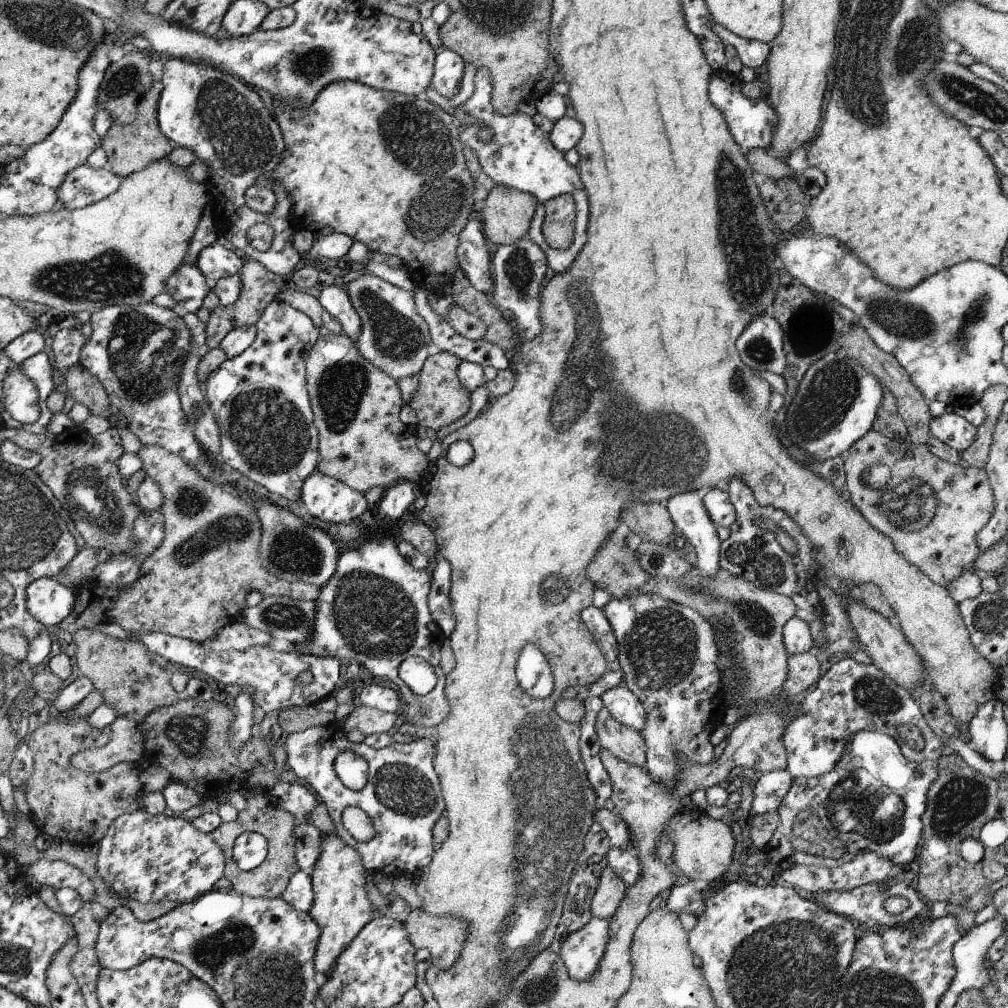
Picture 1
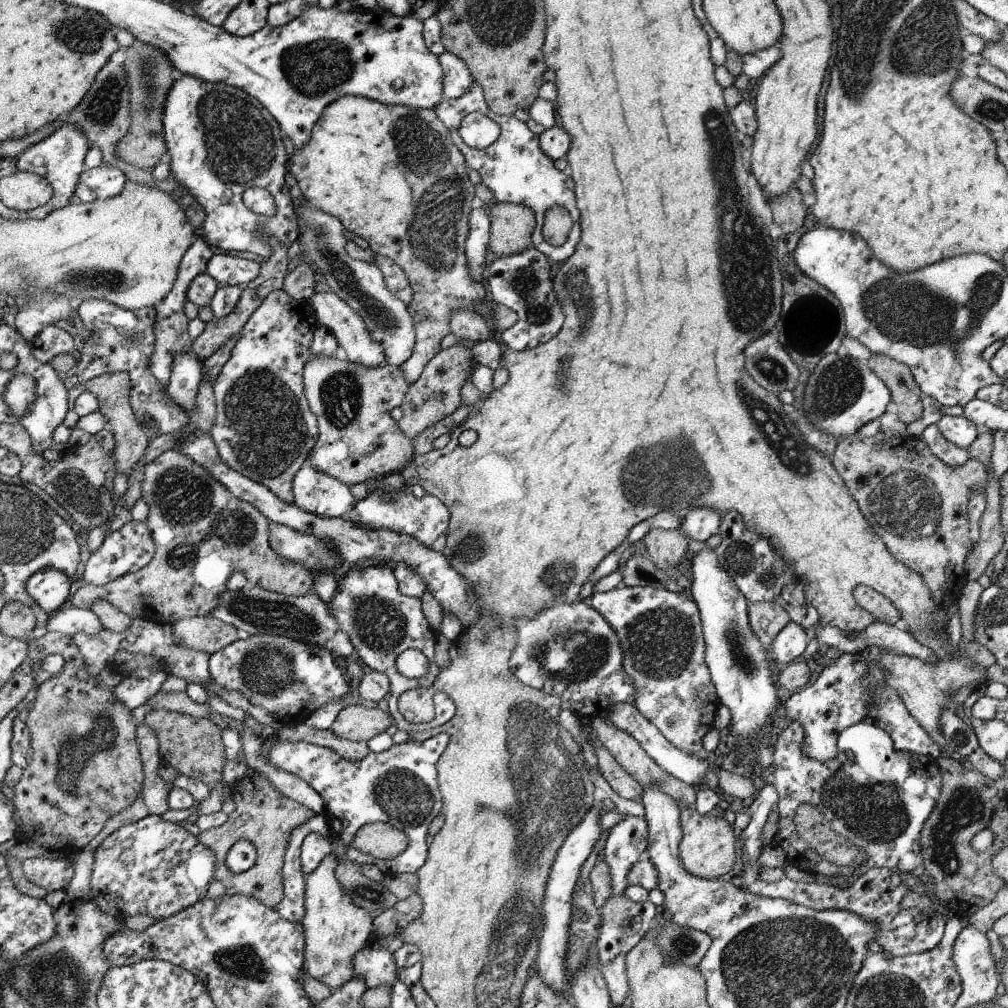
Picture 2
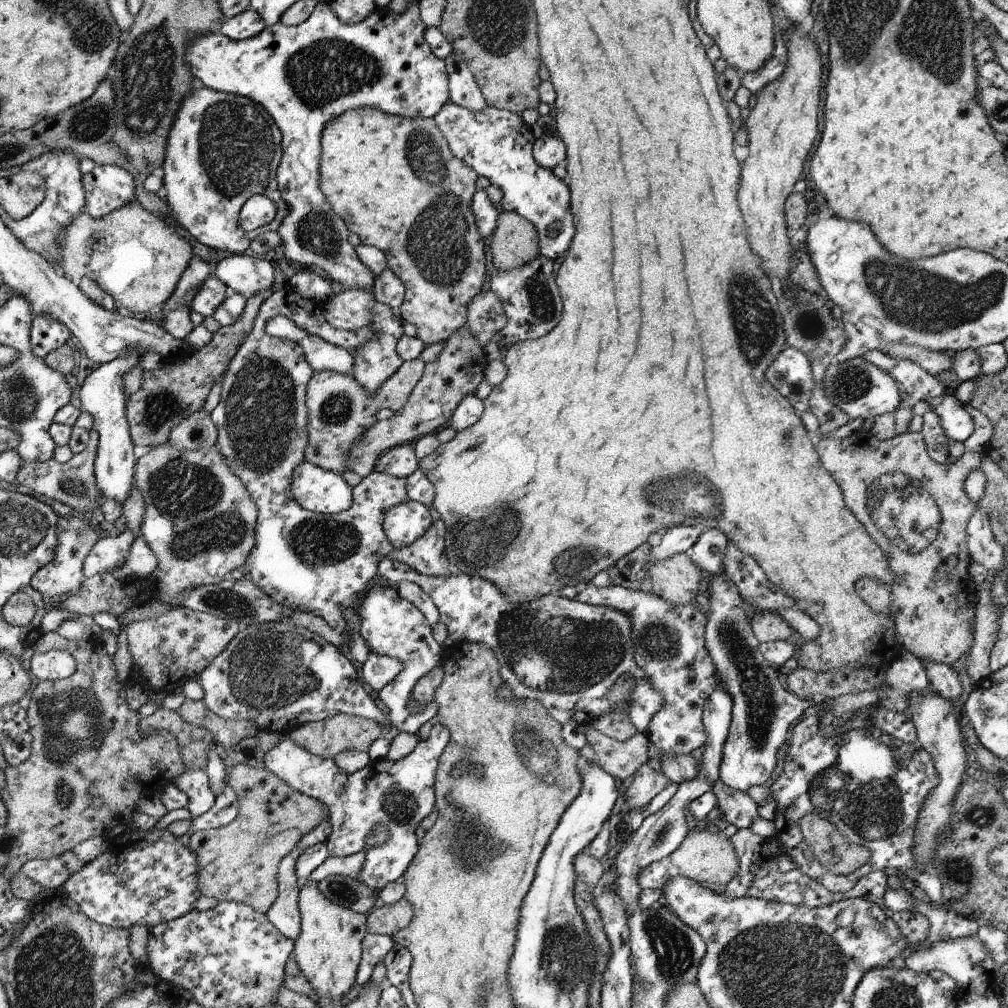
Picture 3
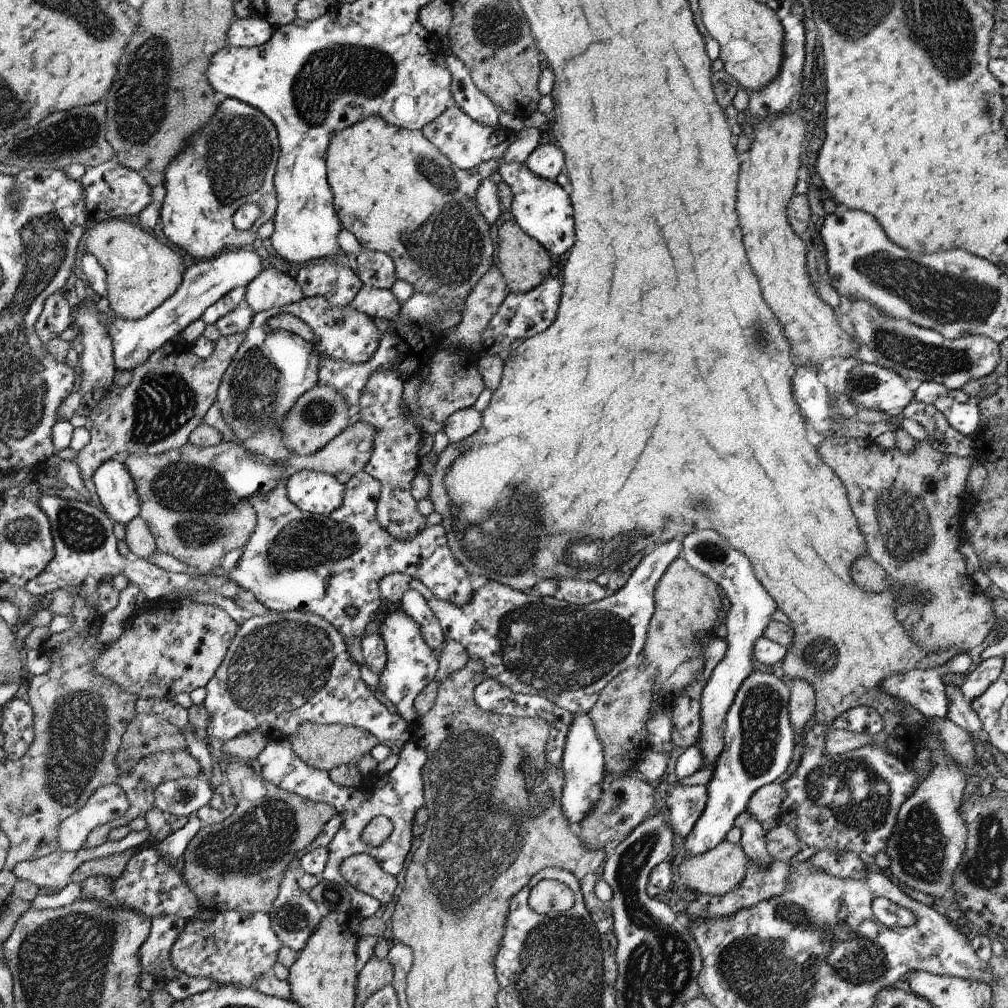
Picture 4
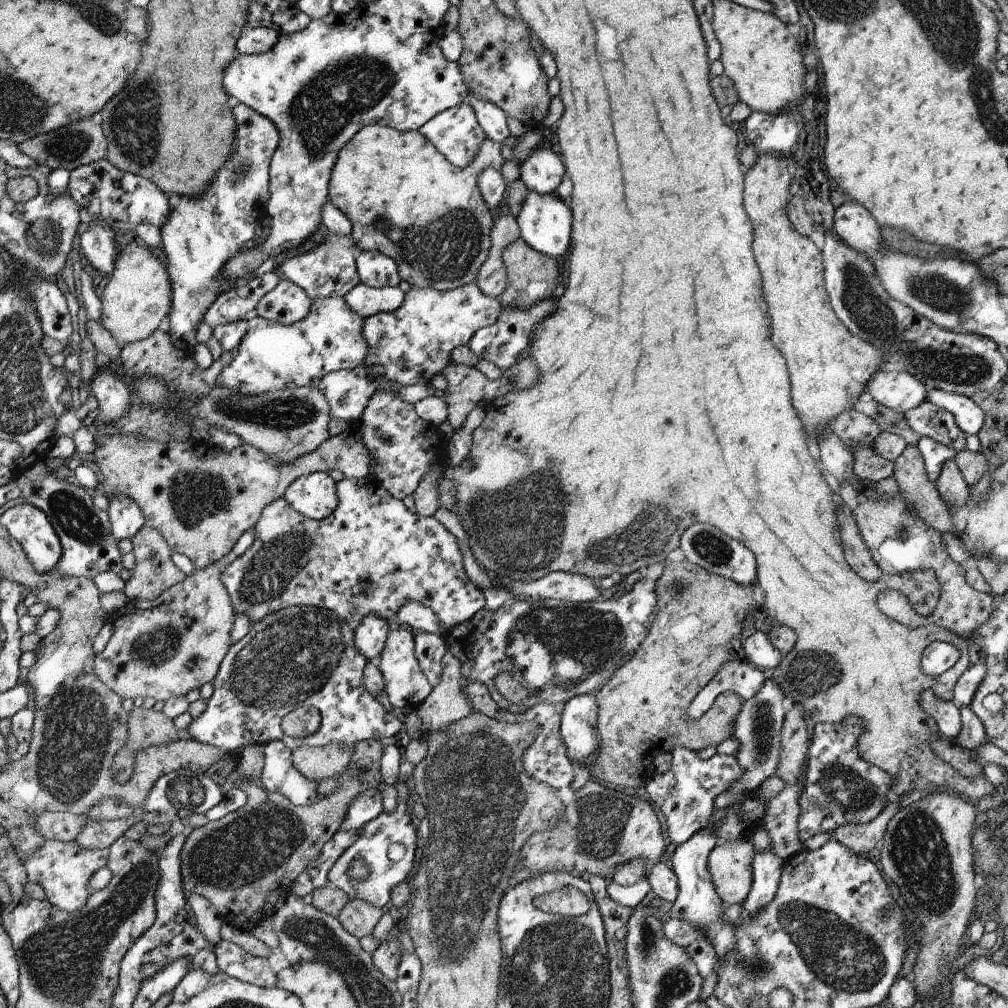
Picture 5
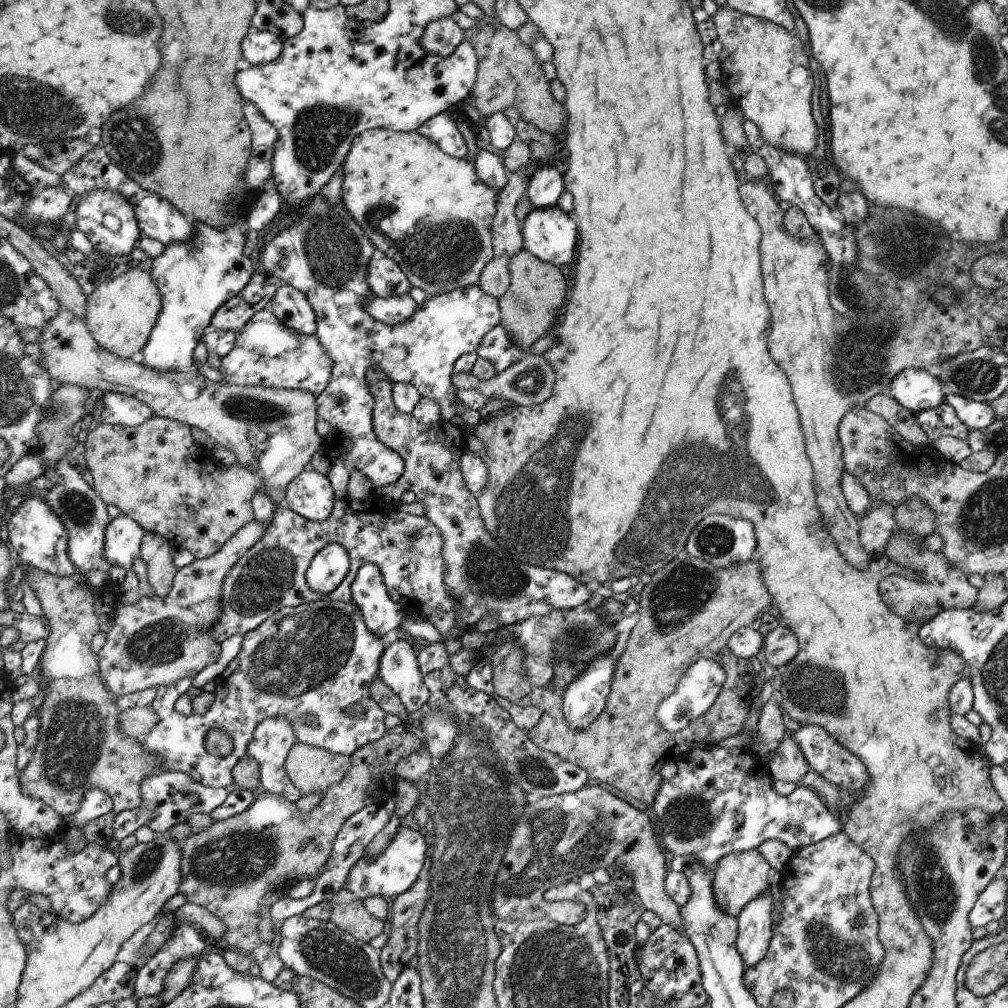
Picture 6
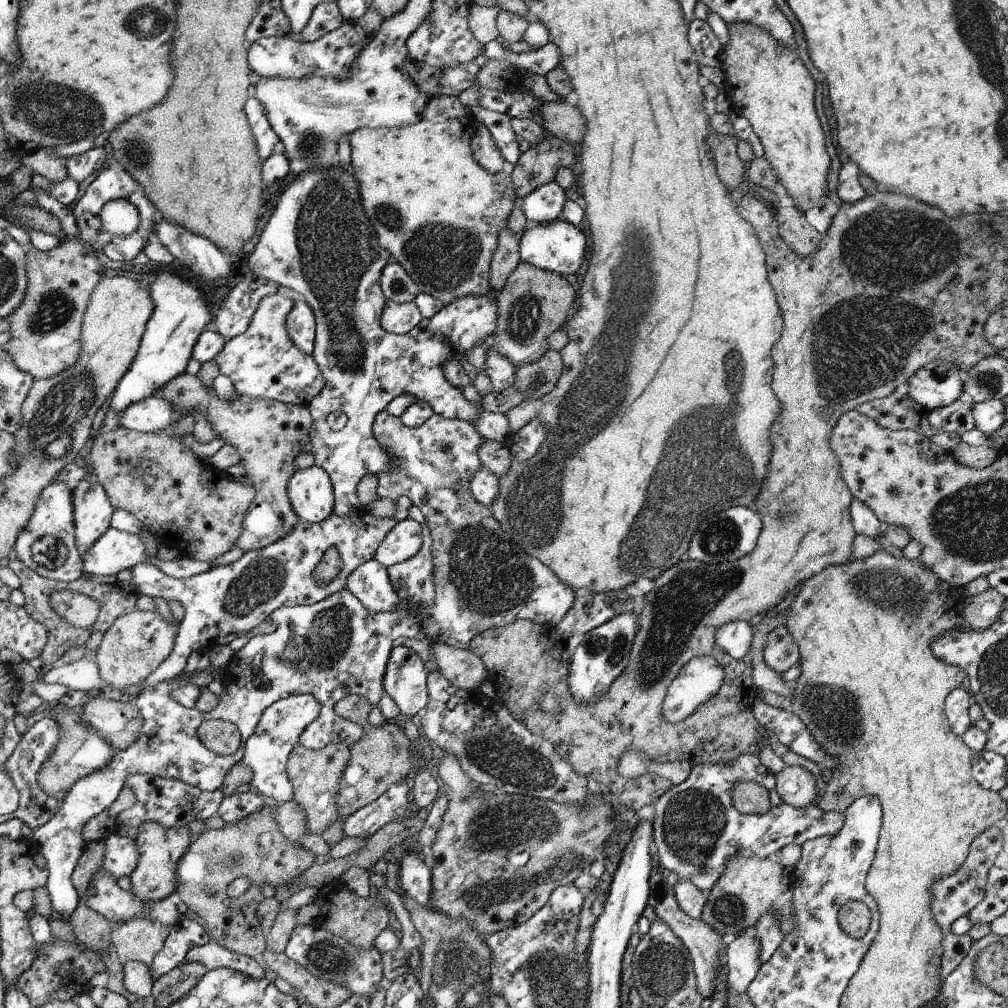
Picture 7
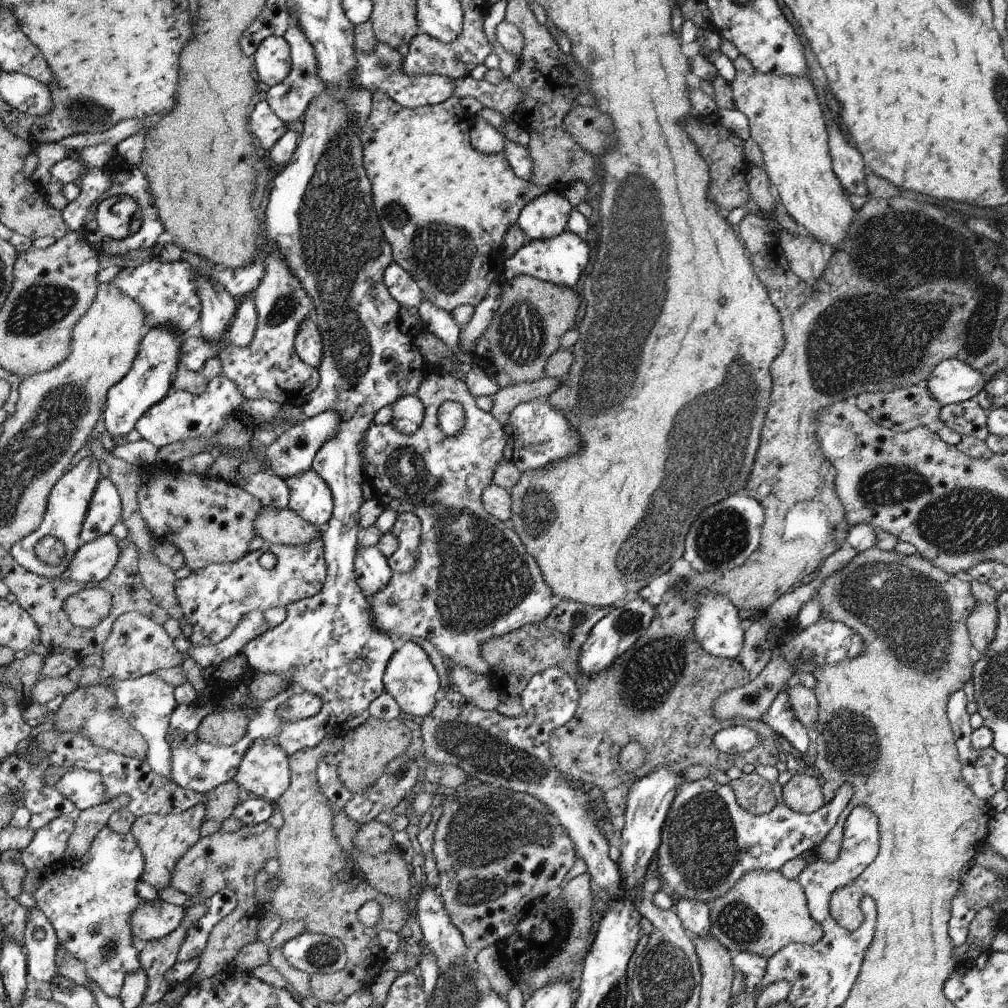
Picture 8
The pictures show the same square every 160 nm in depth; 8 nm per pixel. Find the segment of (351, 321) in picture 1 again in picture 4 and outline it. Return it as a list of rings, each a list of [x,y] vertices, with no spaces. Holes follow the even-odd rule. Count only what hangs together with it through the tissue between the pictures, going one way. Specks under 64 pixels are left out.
[[[364,284],[348,306],[372,316],[374,319],[382,318],[385,321],[394,321],[401,308],[390,289]],[[394,369],[376,371],[366,384],[356,409],[362,421],[376,428],[375,450],[370,462],[364,467],[370,476],[381,482],[381,495],[376,502],[376,521],[399,541],[409,541],[428,528],[427,517],[417,509],[417,501],[412,498],[412,480],[420,469],[422,459],[418,456],[421,430],[408,415],[403,414],[403,380]]]

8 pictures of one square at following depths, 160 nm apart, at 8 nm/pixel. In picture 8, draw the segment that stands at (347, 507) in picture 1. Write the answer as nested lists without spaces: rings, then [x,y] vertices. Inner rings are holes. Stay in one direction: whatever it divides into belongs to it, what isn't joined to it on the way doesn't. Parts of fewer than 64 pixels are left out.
[[[312,468],[285,481],[289,488],[288,507],[310,524],[323,529],[331,520],[335,506],[334,494],[327,481]]]

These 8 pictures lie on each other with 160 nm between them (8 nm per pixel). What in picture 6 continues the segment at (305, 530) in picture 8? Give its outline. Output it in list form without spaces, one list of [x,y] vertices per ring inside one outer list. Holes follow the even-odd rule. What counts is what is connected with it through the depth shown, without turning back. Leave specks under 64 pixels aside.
[[[60,308],[59,314],[42,330],[42,337],[38,344],[44,354],[44,361],[41,363],[45,371],[48,371],[57,383],[72,383],[90,390],[98,388],[103,393],[118,391],[143,401],[154,410],[155,416],[168,417],[204,431],[215,440],[215,443],[231,450],[236,460],[243,465],[248,465],[250,468],[256,467],[252,469],[258,471],[261,478],[264,479],[265,492],[275,506],[285,505],[284,496],[286,496],[287,487],[296,478],[296,475],[306,470],[306,464],[312,460],[314,452],[320,450],[320,446],[322,446],[322,438],[316,432],[318,399],[304,389],[244,387],[225,383],[223,380],[214,382],[205,378],[194,366],[188,372],[161,371],[147,367],[136,357],[120,358],[118,355],[108,352],[95,339],[86,322],[78,320],[72,311],[64,308]],[[247,524],[238,534],[234,535],[226,546],[215,555],[205,559],[194,559],[184,568],[178,568],[173,578],[173,587],[166,596],[153,597],[141,594],[138,602],[123,605],[117,608],[112,628],[107,633],[107,642],[103,649],[97,653],[100,674],[103,681],[116,697],[125,694],[142,692],[146,688],[160,688],[178,682],[180,678],[194,678],[206,666],[214,664],[220,654],[220,643],[211,635],[211,628],[220,620],[223,611],[222,596],[225,578],[231,568],[263,538],[267,524]]]

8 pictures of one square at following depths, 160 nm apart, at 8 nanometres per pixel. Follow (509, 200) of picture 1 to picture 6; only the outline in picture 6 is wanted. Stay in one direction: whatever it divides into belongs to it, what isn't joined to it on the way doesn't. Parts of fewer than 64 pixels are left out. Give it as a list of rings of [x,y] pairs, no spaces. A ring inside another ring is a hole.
[[[526,249],[517,252],[509,262],[510,286],[499,298],[502,309],[501,326],[509,330],[513,343],[526,351],[550,326],[556,316],[556,310],[564,304],[566,282],[554,264],[543,261]]]

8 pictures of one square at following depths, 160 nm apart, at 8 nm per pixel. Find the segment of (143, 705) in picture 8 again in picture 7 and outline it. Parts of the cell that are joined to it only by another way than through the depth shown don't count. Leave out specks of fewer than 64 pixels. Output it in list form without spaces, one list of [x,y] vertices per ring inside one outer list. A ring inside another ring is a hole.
[[[363,510],[354,519],[338,516],[335,512],[322,523],[312,524],[299,519],[298,526],[275,543],[245,552],[239,560],[231,564],[214,567],[208,572],[183,579],[167,576],[154,564],[138,563],[131,569],[131,573],[140,594],[161,596],[167,601],[176,599],[185,608],[178,639],[170,658],[138,687],[139,693],[146,687],[180,675],[189,653],[210,653],[215,646],[230,644],[234,638],[243,636],[260,622],[266,621],[277,608],[284,605],[313,605],[344,590],[355,568],[375,558],[380,543],[390,534],[396,523],[394,517],[380,518]],[[332,545],[339,550],[343,567],[332,582],[320,586],[313,577],[313,570],[326,549]],[[85,657],[61,667],[49,667],[41,680],[46,684],[62,684],[71,690],[91,691],[91,693],[100,692],[104,686],[99,678],[97,664]]]

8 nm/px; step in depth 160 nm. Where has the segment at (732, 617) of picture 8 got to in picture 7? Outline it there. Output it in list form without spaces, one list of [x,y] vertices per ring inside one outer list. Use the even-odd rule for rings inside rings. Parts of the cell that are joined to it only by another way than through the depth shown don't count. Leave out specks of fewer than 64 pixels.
[[[732,621],[716,631],[717,644],[732,658],[741,659],[750,654],[754,628],[748,621]]]

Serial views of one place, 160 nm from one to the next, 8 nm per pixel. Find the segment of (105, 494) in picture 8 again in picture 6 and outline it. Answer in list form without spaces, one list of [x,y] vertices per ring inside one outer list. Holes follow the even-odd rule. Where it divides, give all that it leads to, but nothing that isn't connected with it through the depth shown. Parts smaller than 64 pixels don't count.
[[[66,457],[60,459],[58,463],[54,463],[51,470],[46,470],[44,474],[52,487],[39,491],[34,489],[32,494],[28,485],[8,485],[3,490],[5,500],[8,500],[14,494],[22,494],[28,497],[38,497],[47,502],[52,510],[59,516],[59,519],[66,526],[68,531],[69,546],[68,554],[72,564],[79,569],[81,574],[88,574],[95,571],[109,572],[113,579],[120,581],[126,575],[127,570],[114,566],[108,562],[106,556],[106,530],[110,526],[111,518],[106,511],[106,502],[99,496],[94,488],[90,487],[84,478],[82,478],[82,470],[73,467]]]

